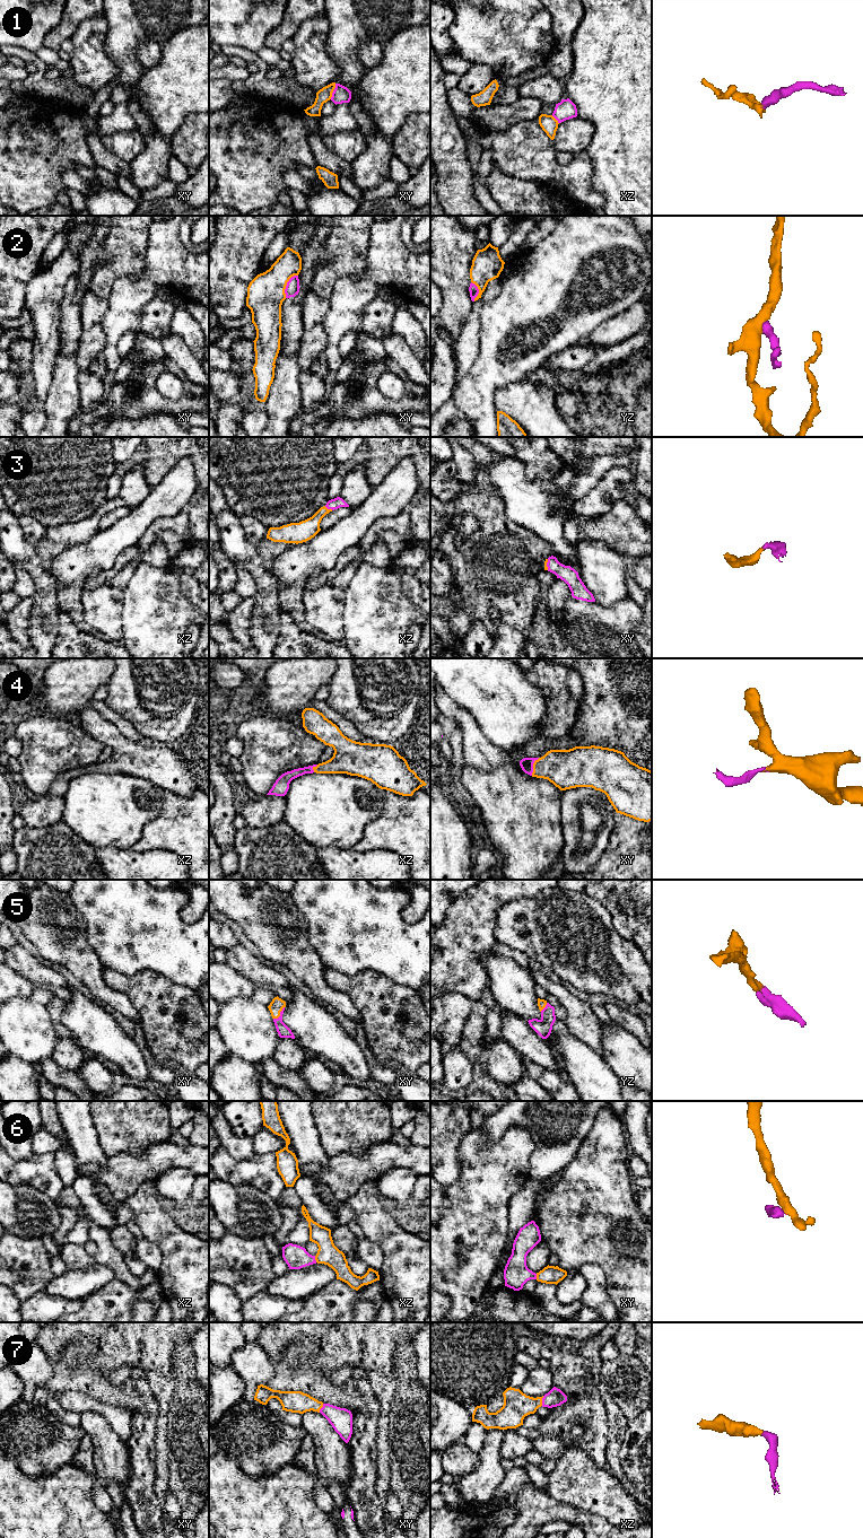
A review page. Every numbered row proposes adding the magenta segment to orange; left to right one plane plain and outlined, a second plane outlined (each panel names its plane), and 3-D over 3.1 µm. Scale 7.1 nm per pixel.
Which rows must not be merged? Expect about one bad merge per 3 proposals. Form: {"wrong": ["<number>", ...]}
{"wrong": ["1", "2"]}

